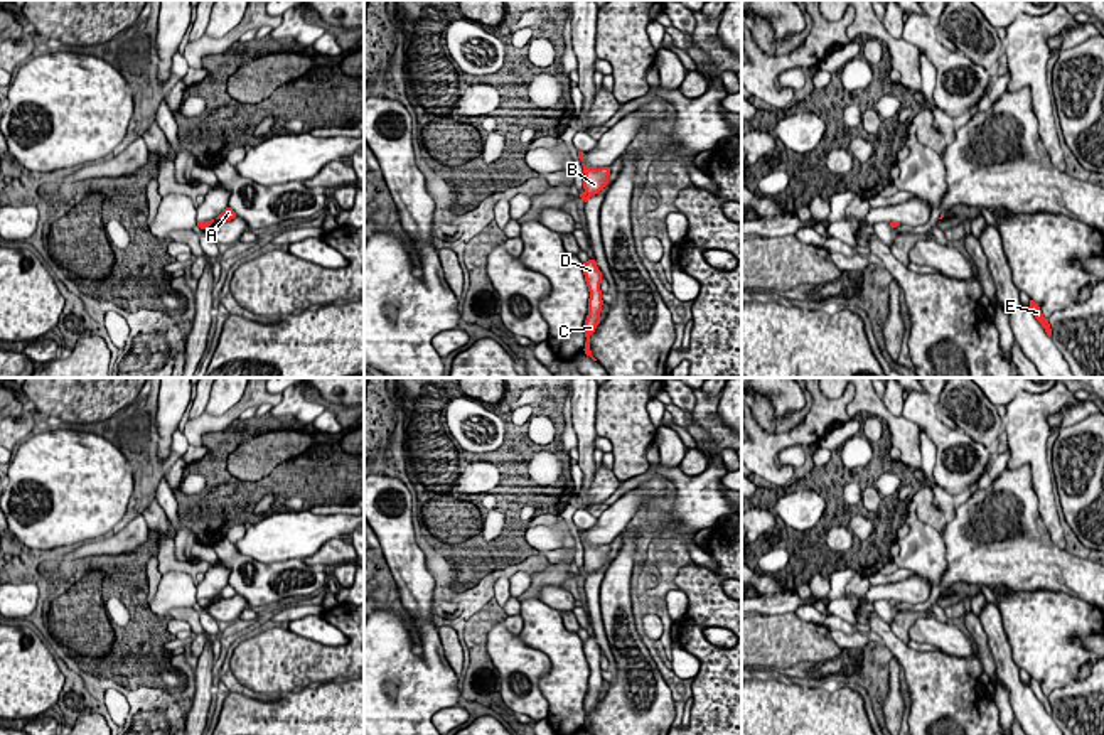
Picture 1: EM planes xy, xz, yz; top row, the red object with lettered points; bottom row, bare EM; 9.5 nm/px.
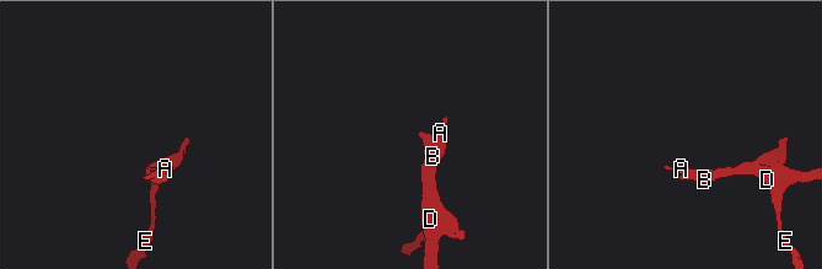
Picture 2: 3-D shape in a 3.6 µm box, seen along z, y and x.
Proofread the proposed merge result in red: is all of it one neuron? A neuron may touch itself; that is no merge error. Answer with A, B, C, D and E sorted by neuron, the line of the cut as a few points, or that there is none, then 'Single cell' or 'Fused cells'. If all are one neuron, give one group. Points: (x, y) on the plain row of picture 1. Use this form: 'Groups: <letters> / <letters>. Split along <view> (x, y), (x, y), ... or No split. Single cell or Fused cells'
Groups: A B C D E. No split. Single cell

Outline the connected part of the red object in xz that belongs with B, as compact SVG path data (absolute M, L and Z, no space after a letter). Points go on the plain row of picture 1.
M583 543L583 566L585 570L580 571L580 575L587 580L592 573L603 568L603 565L608 561L610 545L587 545Z

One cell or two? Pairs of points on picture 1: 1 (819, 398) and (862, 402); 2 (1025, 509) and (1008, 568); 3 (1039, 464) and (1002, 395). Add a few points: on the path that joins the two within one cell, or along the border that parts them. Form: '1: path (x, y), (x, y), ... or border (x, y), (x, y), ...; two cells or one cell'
1: border (855, 395), (846, 405), (848, 418), (841, 425); two cells
2: path (1025, 525), (1025, 536), (1008, 553); one cell
3: border (1017, 395), (1005, 405); two cells

